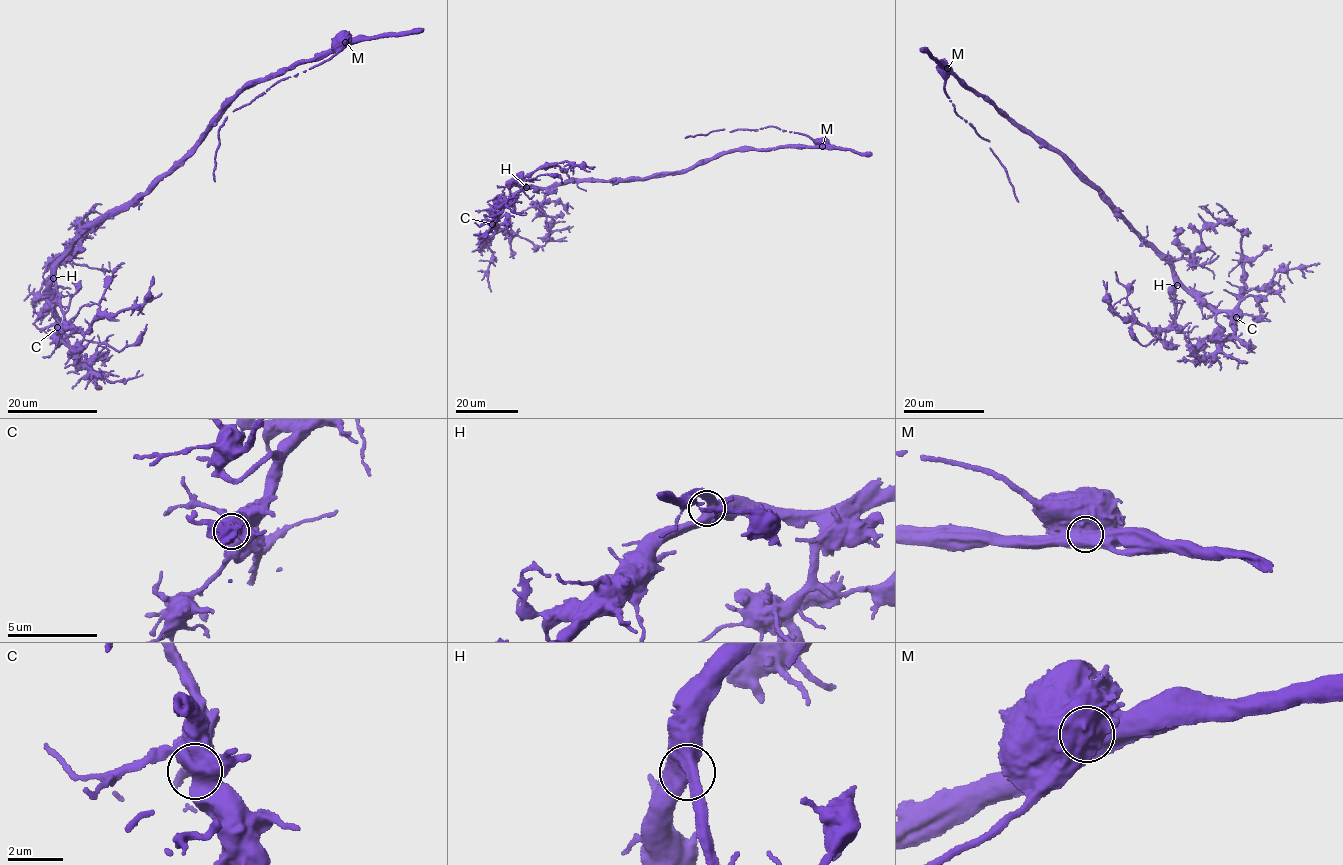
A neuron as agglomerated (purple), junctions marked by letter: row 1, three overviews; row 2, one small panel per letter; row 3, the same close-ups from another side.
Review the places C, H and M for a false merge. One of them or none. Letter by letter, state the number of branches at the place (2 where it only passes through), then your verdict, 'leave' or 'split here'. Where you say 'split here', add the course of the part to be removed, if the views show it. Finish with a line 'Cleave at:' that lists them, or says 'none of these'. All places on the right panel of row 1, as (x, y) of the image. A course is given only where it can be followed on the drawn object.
C: 1 branches meet; leave
H: 2 branches meet; leave
M: 1 branches meet; split here; foreign part runs (947, 69), (944, 88), (956, 113), (988, 141), (1019, 201)
Cleave at: M

